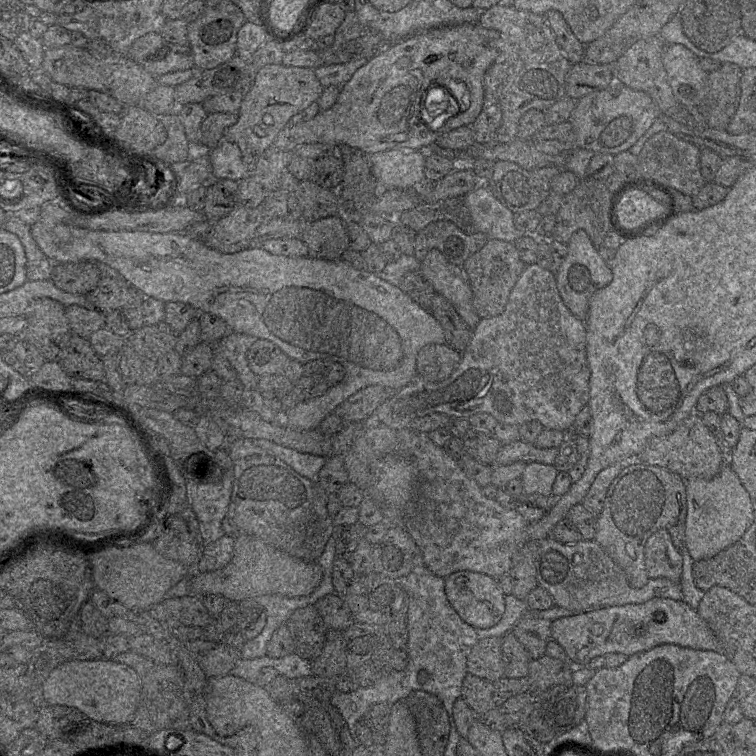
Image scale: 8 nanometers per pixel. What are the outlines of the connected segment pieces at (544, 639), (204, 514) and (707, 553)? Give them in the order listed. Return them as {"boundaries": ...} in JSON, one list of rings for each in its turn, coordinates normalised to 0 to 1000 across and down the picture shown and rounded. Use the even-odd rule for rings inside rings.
{"boundaries":[[[[693,813],[676,836],[696,858],[701,870],[712,872],[720,866],[722,853],[729,845],[729,821],[708,813]]],[[[307,619],[296,623],[288,638],[262,639],[246,635],[249,665],[261,685],[269,724],[296,708],[292,689],[300,680],[307,642]]],[[[964,612],[939,634],[907,636],[906,725],[918,742],[938,739],[975,717],[996,689],[996,663]]]]}

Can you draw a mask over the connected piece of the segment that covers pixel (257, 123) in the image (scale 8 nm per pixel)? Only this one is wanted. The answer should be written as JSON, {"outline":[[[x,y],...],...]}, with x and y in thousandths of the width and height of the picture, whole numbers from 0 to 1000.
{"outline":[[[354,85],[340,94],[332,116],[321,127],[313,147],[313,160],[295,176],[295,184],[317,197],[323,214],[329,220],[329,230],[332,217],[344,202],[360,193],[364,179],[378,163],[380,155],[415,135],[426,116],[411,90]]]}

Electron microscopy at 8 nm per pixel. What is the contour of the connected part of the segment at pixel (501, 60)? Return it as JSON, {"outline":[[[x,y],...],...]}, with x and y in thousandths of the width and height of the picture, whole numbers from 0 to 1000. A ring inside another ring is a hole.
{"outline":[[[661,4],[638,15],[631,29],[640,37],[659,41],[657,75],[639,102],[640,128],[657,134],[663,161],[651,188],[673,188],[683,183],[685,161],[701,144],[720,147],[745,128],[746,106],[755,83],[741,66],[718,19],[683,12]]]}

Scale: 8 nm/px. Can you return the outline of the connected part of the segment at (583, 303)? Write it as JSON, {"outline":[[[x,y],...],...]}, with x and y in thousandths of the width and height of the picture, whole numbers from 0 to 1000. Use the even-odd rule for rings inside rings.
{"outline":[[[771,303],[762,304],[749,324],[750,335],[734,361],[735,377],[750,407],[759,418],[774,426],[782,392],[803,378],[810,372],[811,362]]]}

